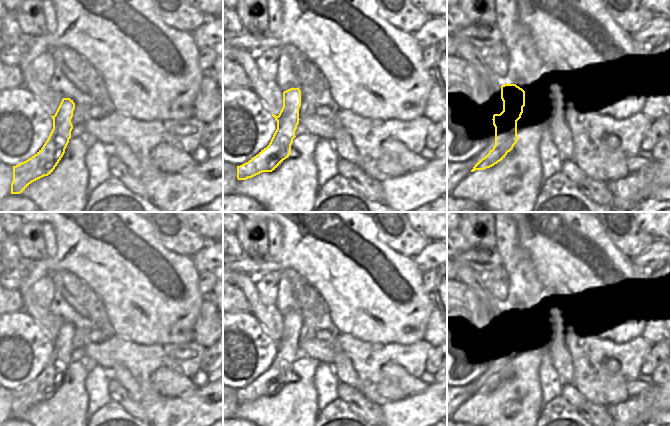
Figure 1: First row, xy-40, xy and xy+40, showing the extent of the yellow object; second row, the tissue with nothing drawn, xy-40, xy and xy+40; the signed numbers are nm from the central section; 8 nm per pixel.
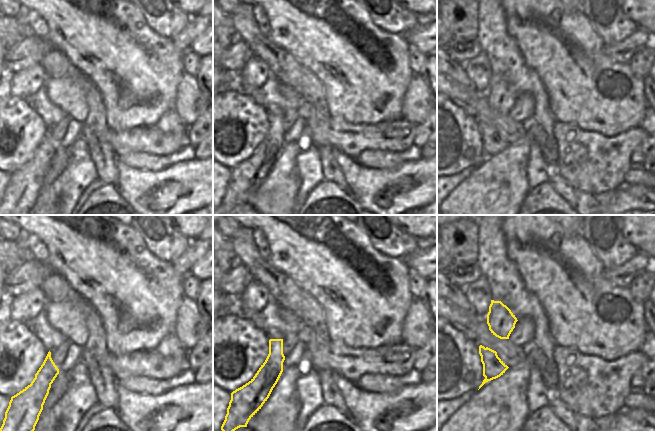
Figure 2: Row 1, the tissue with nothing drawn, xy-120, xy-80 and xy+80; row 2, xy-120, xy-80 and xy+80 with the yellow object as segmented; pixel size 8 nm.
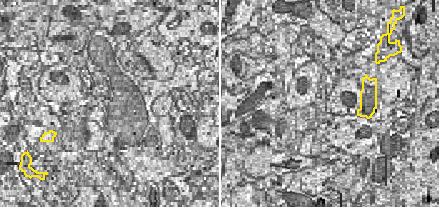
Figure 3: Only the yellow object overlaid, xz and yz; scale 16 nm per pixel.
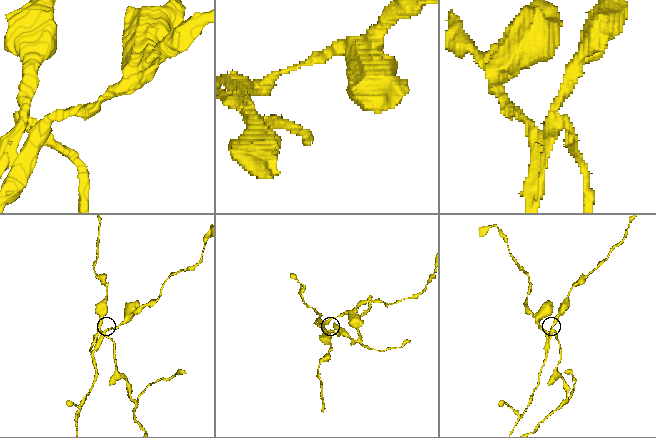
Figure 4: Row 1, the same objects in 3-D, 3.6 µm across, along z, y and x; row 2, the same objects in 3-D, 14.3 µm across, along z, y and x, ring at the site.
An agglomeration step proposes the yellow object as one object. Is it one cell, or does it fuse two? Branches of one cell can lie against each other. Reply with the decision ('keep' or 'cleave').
cleave

